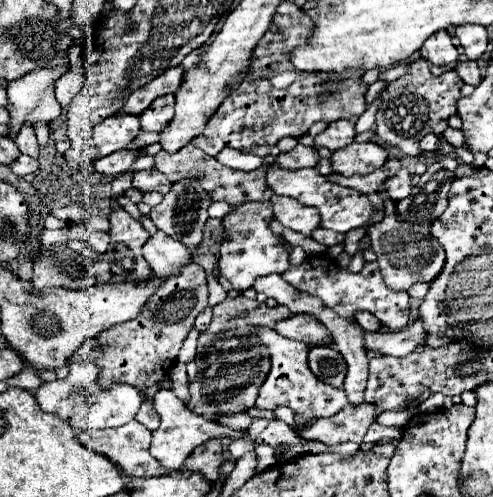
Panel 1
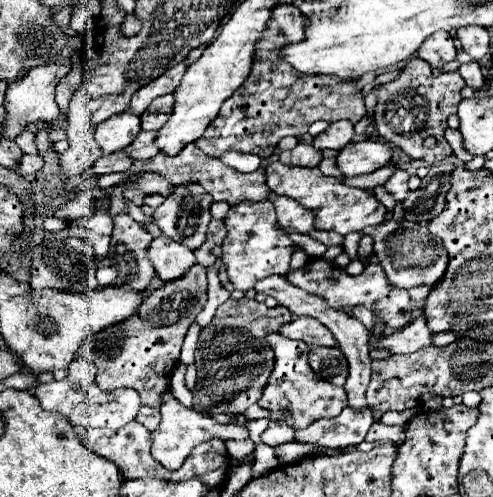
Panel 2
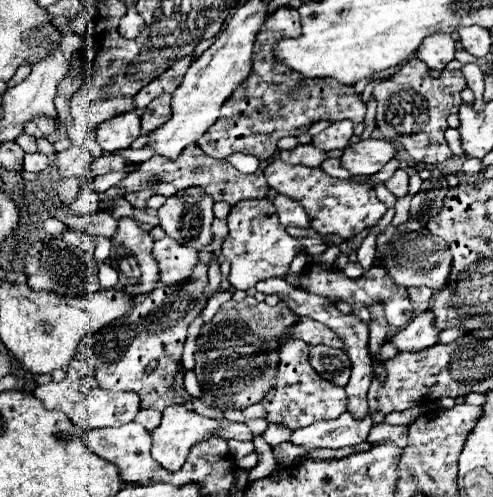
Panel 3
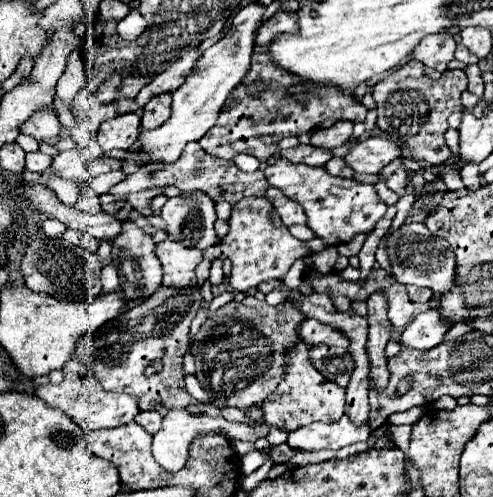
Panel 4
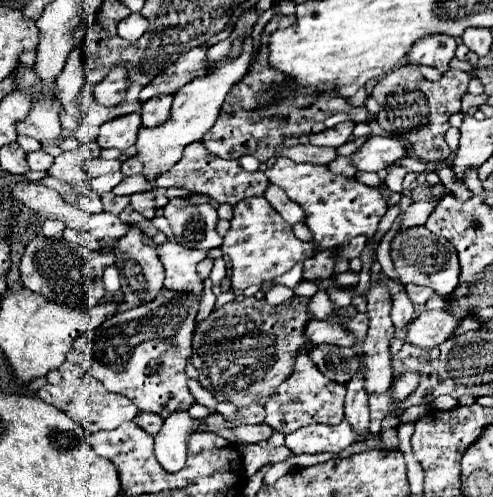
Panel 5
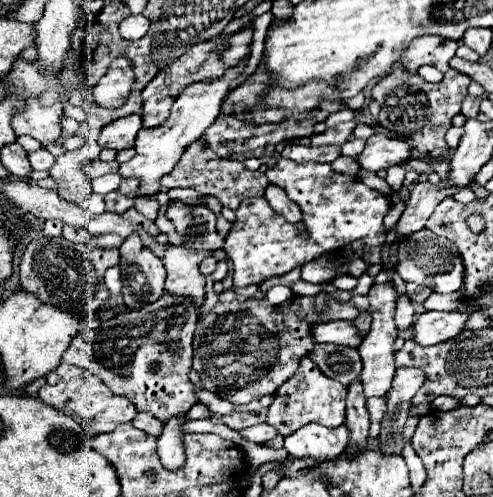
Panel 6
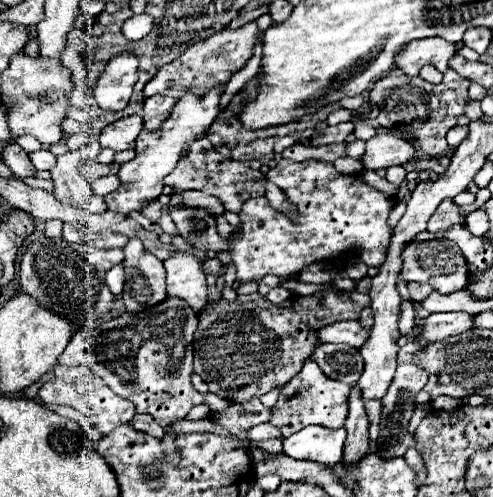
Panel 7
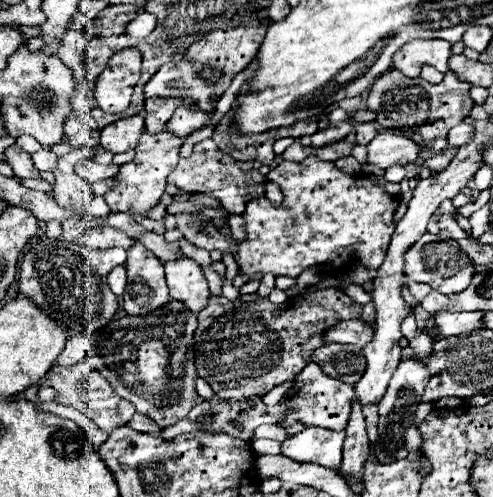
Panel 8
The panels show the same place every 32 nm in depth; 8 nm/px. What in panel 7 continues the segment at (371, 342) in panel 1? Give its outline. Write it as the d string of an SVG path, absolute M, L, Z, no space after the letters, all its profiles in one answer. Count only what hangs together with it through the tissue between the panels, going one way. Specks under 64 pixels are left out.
M434 312L426 318L420 318L420 324L416 326L418 336L426 344L450 340L466 330L472 328L472 314L466 312Z

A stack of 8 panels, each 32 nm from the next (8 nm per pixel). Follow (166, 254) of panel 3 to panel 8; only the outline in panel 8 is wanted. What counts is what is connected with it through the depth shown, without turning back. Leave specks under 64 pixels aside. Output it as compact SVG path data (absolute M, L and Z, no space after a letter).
M188 256L170 260L164 266L170 298L182 300L192 312L198 314L210 300L208 282L204 278L202 268Z

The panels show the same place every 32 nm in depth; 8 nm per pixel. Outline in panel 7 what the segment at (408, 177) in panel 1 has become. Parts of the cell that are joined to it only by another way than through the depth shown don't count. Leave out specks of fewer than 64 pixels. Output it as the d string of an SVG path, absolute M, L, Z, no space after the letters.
M392 166L392 168L386 170L386 180L392 182L394 186L400 186L404 182L404 178L406 178L404 166Z

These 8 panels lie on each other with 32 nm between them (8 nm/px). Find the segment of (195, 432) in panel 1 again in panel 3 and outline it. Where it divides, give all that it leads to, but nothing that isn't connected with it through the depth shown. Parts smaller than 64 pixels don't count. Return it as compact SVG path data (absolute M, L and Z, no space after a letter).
M170 404L168 408L164 408L162 412L162 422L160 426L152 432L152 458L156 462L160 462L166 470L170 472L176 472L182 468L186 456L190 454L190 448L202 440L208 440L210 436L218 436L218 438L224 438L224 440L230 440L230 438L236 438L236 440L252 440L252 432L246 424L240 424L240 422L218 422L218 420L212 420L212 418L206 418L206 416L200 416L192 410L186 410L182 404L180 404L180 410L178 410L178 404Z

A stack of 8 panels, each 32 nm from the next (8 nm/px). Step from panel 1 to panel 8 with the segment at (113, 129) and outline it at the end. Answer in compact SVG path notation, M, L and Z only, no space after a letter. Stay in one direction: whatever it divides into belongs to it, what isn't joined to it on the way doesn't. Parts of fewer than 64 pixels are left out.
M130 116L130 118L116 120L116 122L108 124L106 128L102 128L100 146L114 154L132 150L132 148L136 148L138 136L142 134L142 130L144 130L142 116Z

